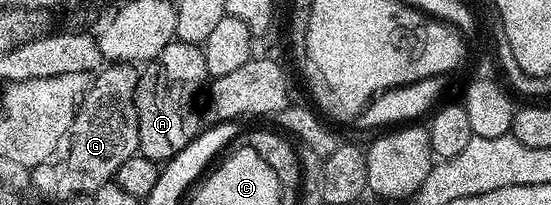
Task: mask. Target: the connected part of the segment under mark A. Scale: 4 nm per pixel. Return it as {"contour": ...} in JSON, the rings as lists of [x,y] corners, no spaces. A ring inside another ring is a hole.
{"contour":[[[173,42],[143,65],[140,81],[136,87],[136,113],[138,114],[139,155],[157,162],[165,162],[178,154],[187,143],[202,131],[202,116],[196,113],[196,95],[205,87],[209,79],[203,47],[195,44]]]}

